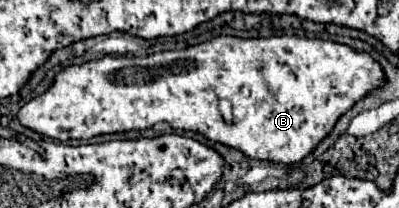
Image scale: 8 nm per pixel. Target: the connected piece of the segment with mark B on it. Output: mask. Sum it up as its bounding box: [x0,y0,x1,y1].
[18,35,382,165]

